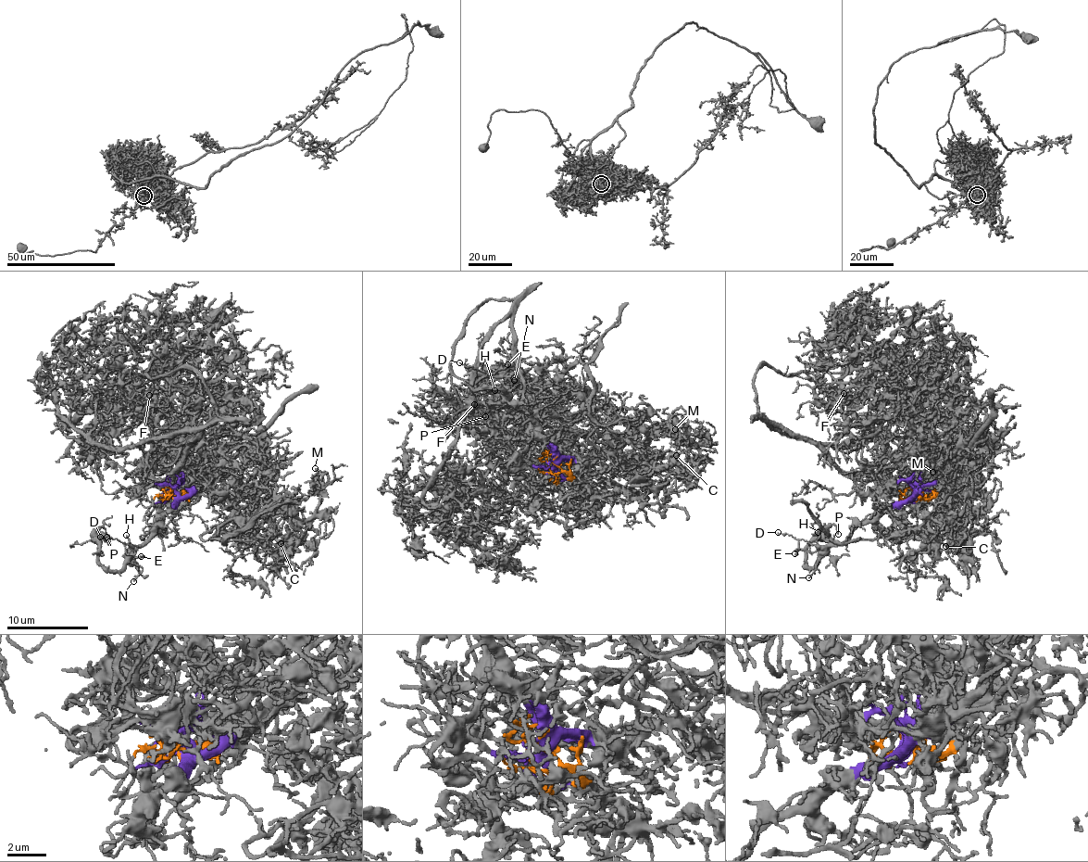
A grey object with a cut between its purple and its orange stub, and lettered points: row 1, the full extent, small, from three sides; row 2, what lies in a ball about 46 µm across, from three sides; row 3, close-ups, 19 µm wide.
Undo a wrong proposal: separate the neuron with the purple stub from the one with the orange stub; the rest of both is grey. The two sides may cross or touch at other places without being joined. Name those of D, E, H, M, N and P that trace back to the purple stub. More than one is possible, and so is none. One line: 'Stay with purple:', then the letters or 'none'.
Stay with purple: D, E, H, N, P

